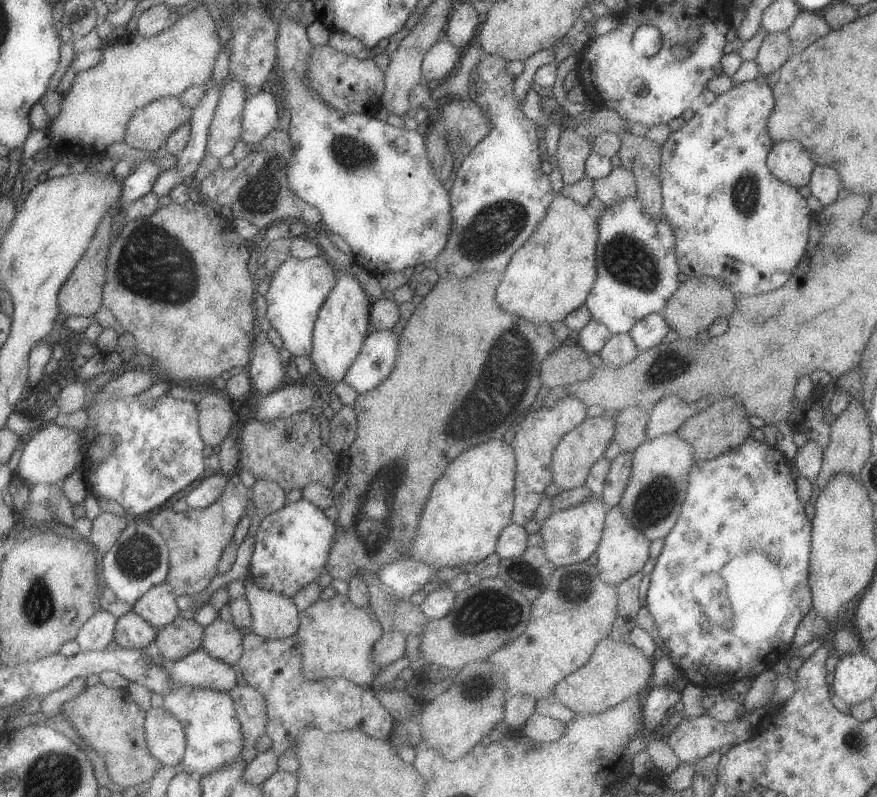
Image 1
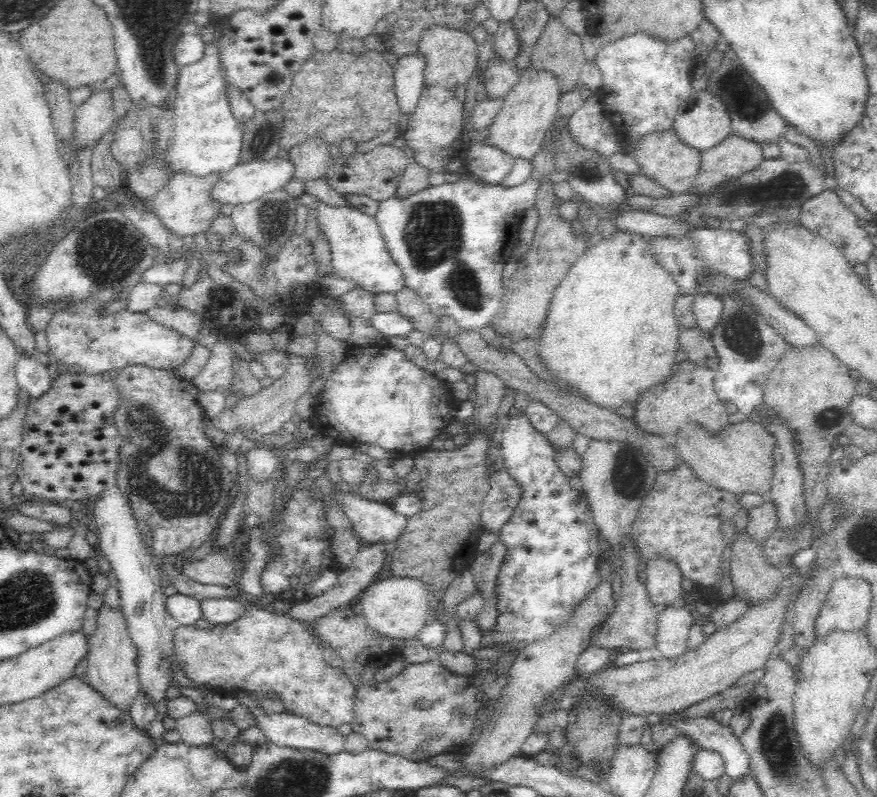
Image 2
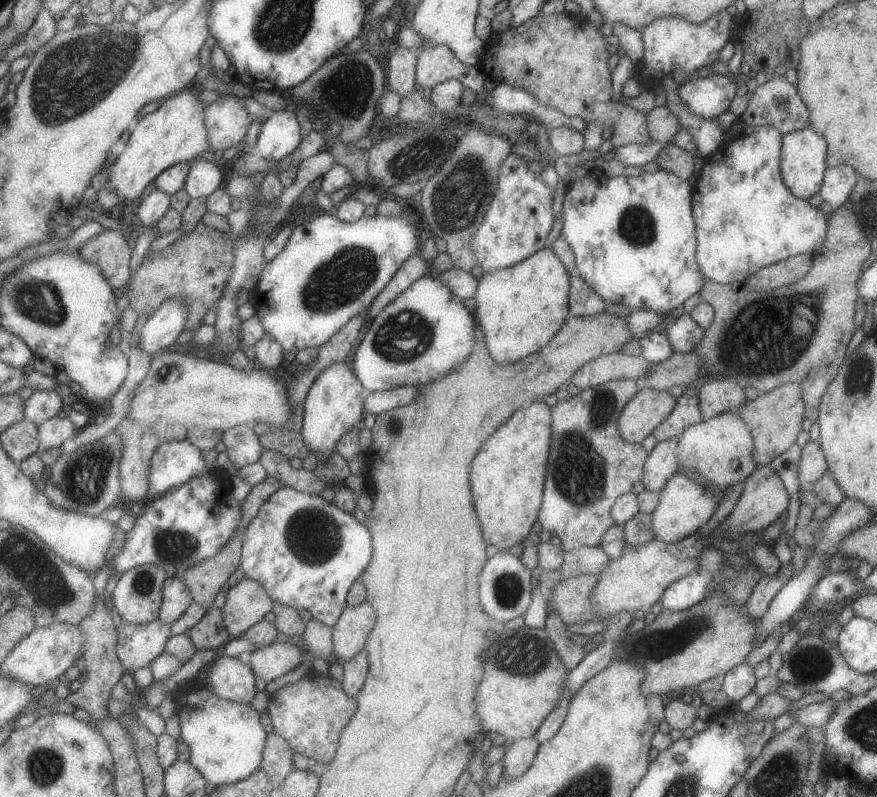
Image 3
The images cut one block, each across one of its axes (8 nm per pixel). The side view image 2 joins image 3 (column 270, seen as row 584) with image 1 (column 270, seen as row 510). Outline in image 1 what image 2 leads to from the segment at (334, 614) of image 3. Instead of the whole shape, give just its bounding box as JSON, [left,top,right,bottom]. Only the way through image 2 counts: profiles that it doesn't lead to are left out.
[251,498,338,598]

